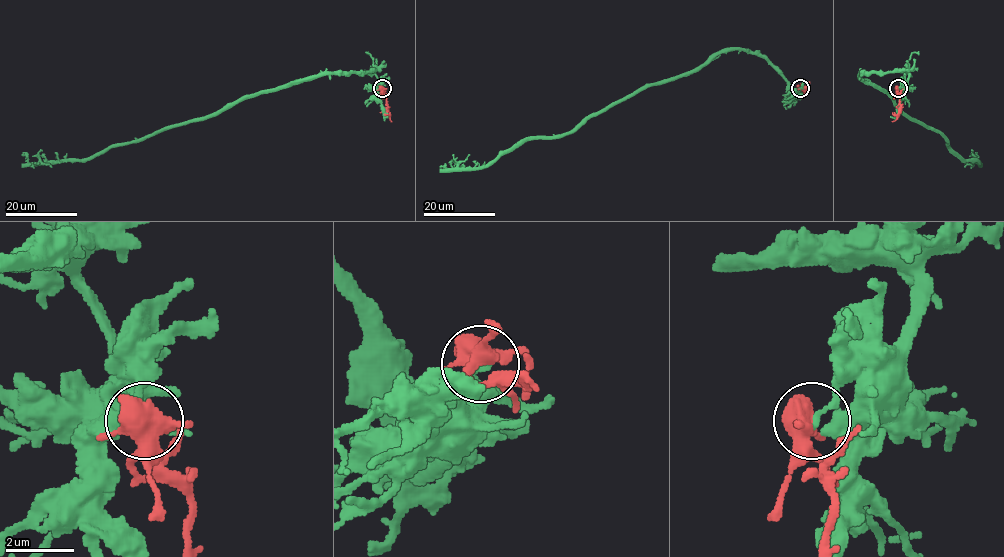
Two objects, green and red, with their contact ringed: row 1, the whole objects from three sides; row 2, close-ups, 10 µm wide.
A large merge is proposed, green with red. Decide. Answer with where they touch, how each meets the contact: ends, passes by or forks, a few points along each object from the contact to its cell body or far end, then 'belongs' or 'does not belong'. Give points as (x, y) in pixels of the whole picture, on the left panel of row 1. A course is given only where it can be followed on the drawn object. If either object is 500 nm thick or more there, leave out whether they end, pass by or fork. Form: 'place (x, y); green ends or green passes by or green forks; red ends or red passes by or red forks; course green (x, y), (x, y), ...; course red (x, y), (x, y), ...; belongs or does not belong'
place (382, 88); course green (382, 88), (372, 71), (329, 72), (262, 91), (149, 136), (110, 145), (86, 158), (29, 163), (22, 152); course red (382, 88), (386, 96), (387, 116), (392, 121); does not belong

